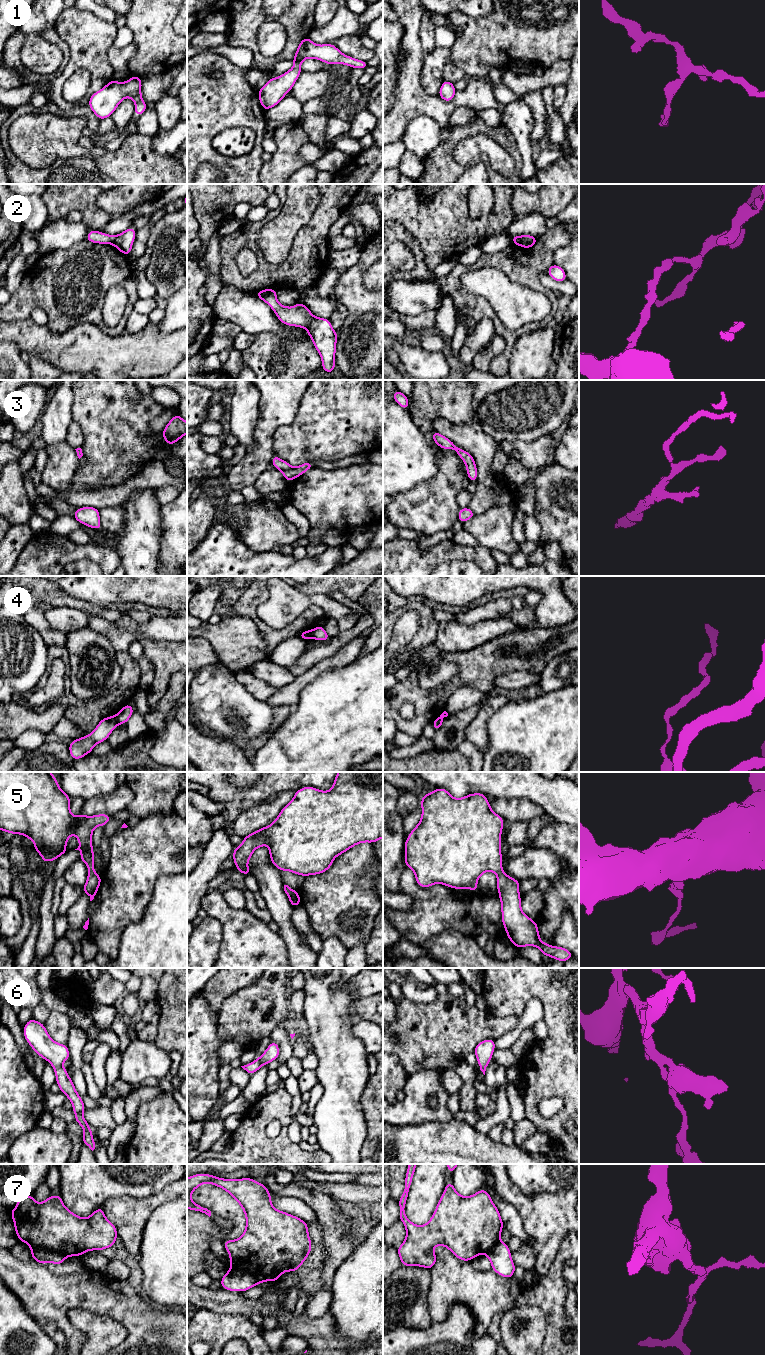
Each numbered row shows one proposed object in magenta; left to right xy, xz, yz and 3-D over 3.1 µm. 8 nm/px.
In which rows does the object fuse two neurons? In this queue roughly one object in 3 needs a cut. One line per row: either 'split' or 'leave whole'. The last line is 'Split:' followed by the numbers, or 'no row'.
1: leave whole
2: split
3: leave whole
4: split
5: leave whole
6: leave whole
7: split
Split: 2, 4, 7

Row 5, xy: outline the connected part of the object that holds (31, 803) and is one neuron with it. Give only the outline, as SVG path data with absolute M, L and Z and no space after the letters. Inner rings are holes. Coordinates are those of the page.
M0 772L0 830L30 838L34 842L34 850L41 855L44 863L55 861L68 852L66 843L73 833L80 843L75 849L82 853L79 860L88 867L87 881L82 890L92 901L102 880L94 870L92 833L95 827L104 827L112 816L85 816L82 813L73 816L70 801L70 796L61 790L55 776L50 772Z

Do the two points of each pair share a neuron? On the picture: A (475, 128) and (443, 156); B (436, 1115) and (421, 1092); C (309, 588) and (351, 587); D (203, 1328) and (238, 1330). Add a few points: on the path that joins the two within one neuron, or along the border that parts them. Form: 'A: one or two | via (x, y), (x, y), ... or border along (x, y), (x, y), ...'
A: one | via (466, 131), (462, 132), (447, 147)
B: one | via (430, 1112), (421, 1103), (421, 1098)
C: one | via (319, 586), (341, 586)
D: one | via (212, 1328), (229, 1328)

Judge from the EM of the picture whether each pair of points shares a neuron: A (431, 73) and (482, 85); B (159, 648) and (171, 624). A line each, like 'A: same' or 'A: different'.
A: different
B: different

